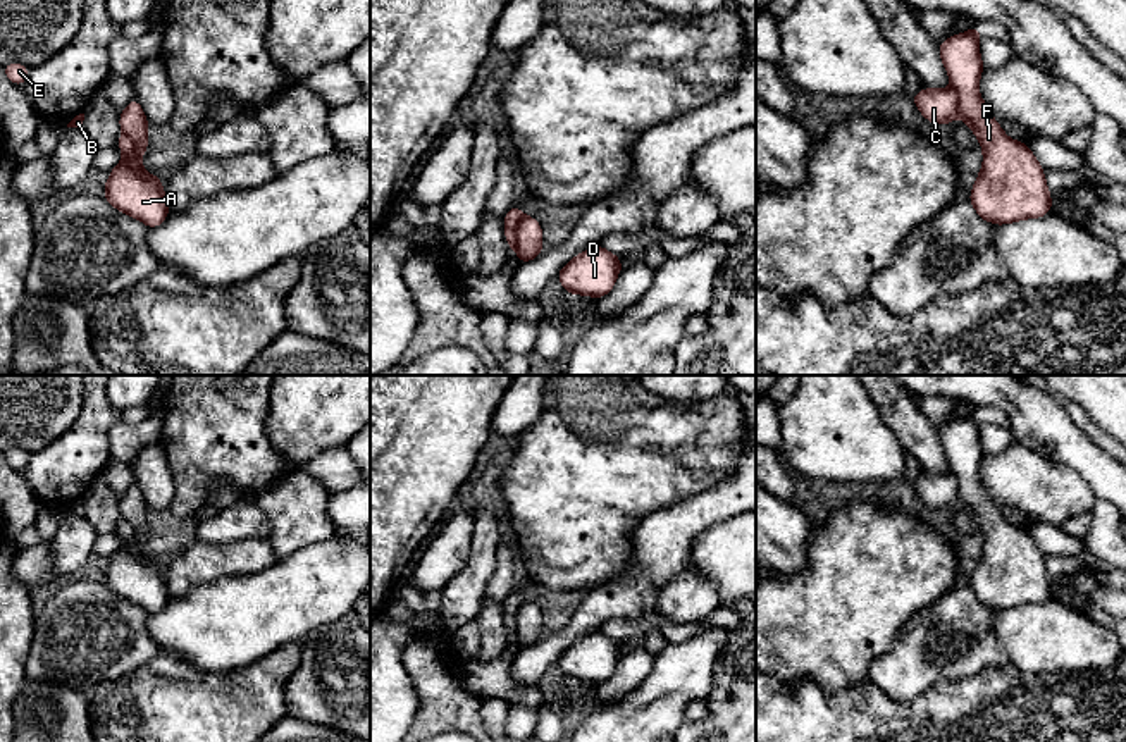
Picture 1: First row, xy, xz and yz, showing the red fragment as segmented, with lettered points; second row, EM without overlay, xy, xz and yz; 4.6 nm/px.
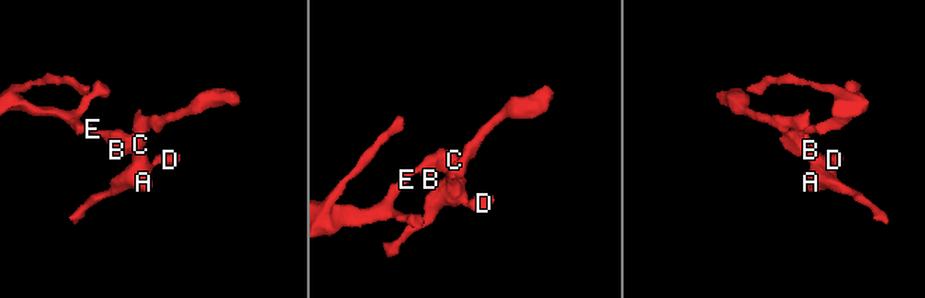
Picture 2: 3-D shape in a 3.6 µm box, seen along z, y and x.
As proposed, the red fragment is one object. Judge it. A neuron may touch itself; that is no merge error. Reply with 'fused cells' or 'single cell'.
fused cells

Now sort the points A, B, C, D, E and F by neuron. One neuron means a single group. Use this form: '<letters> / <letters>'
A D F / B C E

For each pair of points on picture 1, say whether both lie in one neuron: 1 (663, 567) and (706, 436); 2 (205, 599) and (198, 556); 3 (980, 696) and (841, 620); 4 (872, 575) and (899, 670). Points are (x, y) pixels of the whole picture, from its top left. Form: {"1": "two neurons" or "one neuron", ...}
{"1": "two neurons", "2": "two neurons", "3": "two neurons", "4": "two neurons"}

